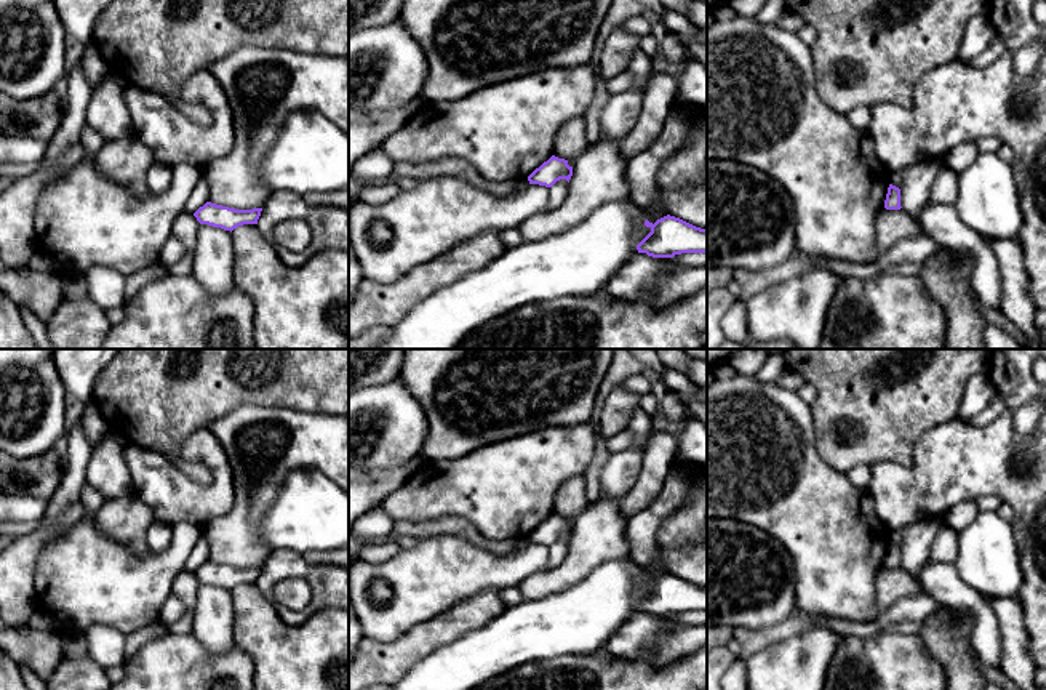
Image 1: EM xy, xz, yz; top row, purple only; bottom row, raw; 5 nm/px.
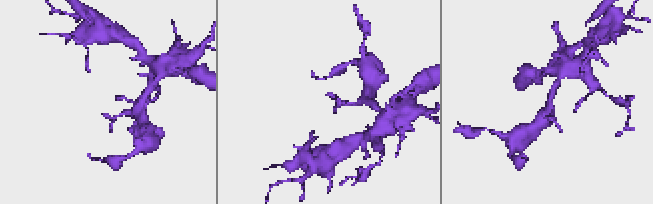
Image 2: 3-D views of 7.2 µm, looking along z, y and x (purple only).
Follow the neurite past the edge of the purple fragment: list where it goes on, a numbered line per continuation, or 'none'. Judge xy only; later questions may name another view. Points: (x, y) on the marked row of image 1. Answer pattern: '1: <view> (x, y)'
none

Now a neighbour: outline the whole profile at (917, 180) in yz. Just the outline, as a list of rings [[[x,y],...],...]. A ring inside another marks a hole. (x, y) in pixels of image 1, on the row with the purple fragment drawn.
[[[929,158],[902,171],[900,207],[915,223],[920,224],[921,210],[932,202],[934,181],[945,166],[945,160]]]

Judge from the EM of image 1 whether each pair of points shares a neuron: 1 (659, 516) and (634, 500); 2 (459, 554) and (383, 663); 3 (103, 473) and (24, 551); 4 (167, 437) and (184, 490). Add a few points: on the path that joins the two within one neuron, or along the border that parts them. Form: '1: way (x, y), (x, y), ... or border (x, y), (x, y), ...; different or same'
1: border (667, 476), (661, 492), (629, 521); different
2: border (437, 615), (415, 625), (389, 642), (367, 637); different
3: border (93, 449), (85, 481); different
4: border (199, 431), (181, 445), (179, 463), (139, 447); different

